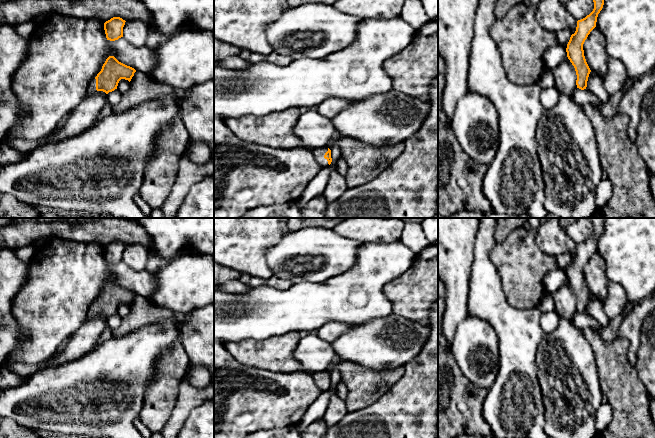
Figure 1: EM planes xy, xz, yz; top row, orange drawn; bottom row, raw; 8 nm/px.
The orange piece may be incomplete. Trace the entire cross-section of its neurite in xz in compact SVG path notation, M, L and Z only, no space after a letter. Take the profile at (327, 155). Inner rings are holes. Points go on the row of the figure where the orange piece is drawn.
M327 147L317 148L313 151L313 154L322 168L330 165L332 162L331 150Z

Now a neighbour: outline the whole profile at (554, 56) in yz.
M561 47L548 48L543 56L543 63L545 68L552 71L559 66L567 58L567 52Z

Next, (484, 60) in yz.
M479 0L474 19L470 46L468 89L487 97L495 106L499 127L496 155L485 173L483 193L497 214L527 214L531 218L545 218L545 184L542 163L538 157L536 128L544 114L540 102L541 87L537 84L519 86L512 83L502 67L502 56L490 36L490 27L496 20L496 0Z

